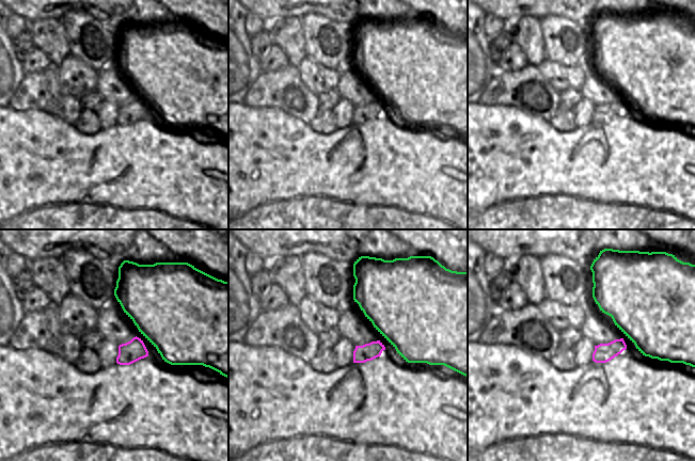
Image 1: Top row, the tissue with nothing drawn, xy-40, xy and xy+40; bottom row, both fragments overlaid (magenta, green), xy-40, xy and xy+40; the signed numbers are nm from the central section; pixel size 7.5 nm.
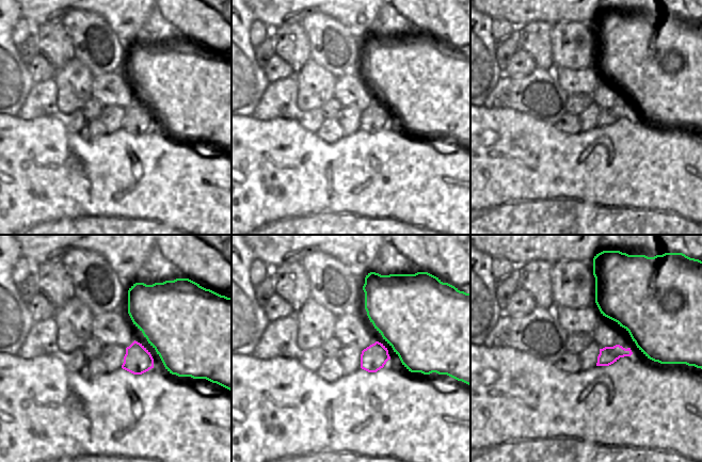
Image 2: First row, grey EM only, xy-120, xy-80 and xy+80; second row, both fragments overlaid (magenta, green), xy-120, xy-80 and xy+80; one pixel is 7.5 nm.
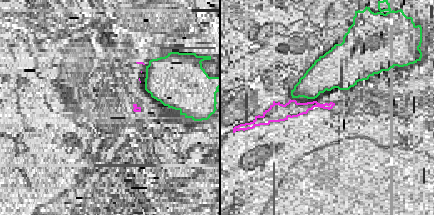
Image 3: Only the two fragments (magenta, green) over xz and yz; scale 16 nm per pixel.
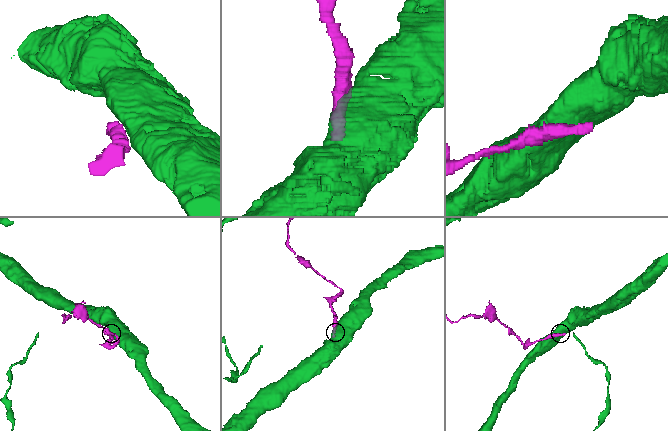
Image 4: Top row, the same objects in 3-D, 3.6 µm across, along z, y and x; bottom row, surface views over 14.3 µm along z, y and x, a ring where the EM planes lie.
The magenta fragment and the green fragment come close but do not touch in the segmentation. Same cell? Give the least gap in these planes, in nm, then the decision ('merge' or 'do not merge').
30 nm | do not merge

